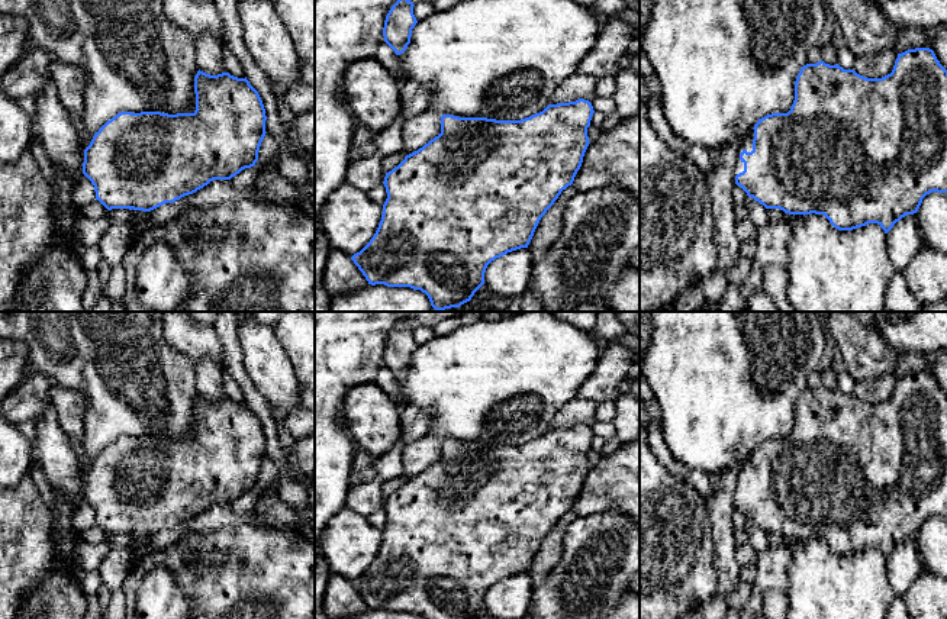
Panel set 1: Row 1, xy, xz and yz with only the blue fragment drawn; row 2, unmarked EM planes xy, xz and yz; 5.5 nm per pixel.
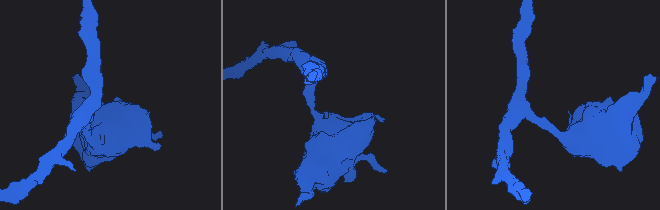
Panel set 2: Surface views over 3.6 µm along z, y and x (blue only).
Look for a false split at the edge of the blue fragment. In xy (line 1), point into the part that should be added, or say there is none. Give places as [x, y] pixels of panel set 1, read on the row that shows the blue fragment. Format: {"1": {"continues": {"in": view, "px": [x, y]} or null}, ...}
{"1": {"continues": null}}

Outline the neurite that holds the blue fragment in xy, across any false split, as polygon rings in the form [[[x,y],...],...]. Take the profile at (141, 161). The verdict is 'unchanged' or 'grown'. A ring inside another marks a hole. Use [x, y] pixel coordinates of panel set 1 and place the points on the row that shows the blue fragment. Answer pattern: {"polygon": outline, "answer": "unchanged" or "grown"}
{"polygon": [[[199,70],[194,93],[193,113],[120,112],[94,133],[84,149],[83,174],[94,186],[96,200],[107,210],[151,212],[196,193],[213,180],[231,180],[255,165],[267,133],[267,116],[247,77],[210,75]]], "answer": "unchanged"}

